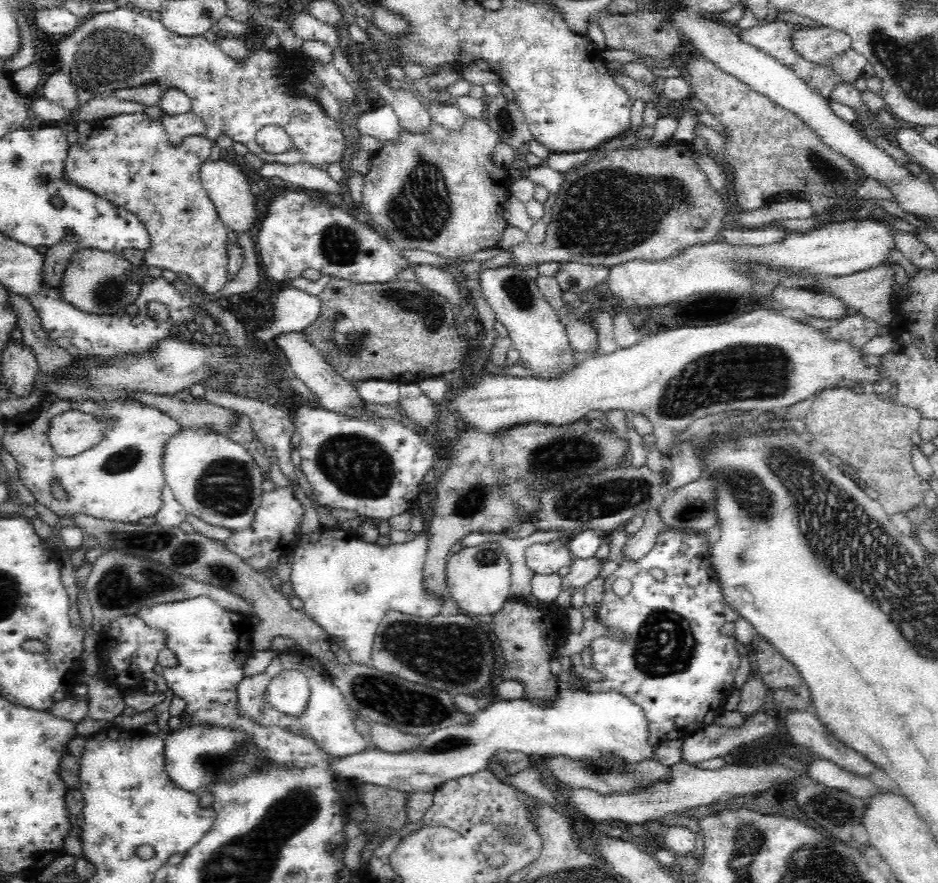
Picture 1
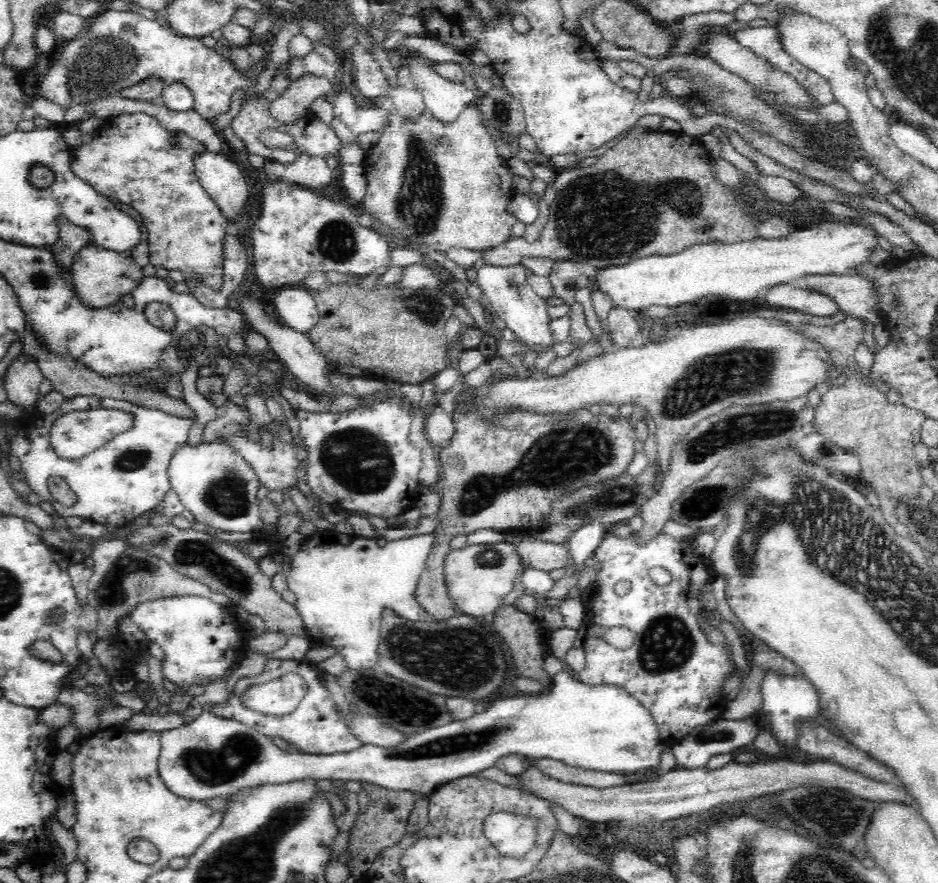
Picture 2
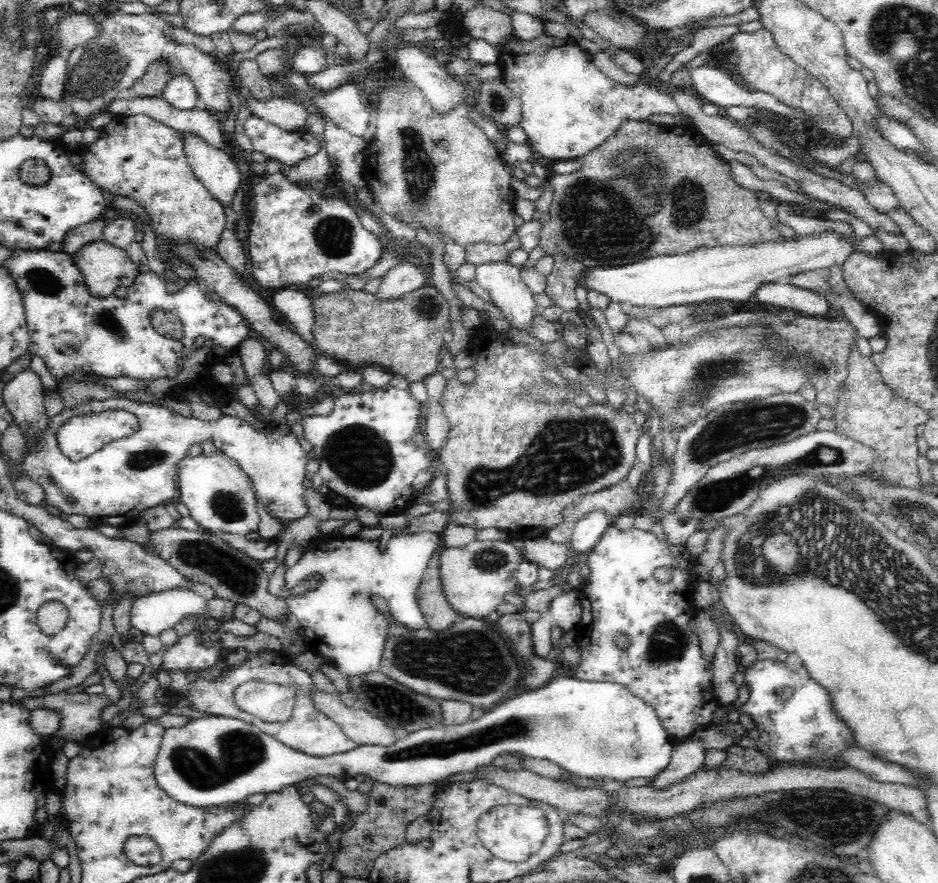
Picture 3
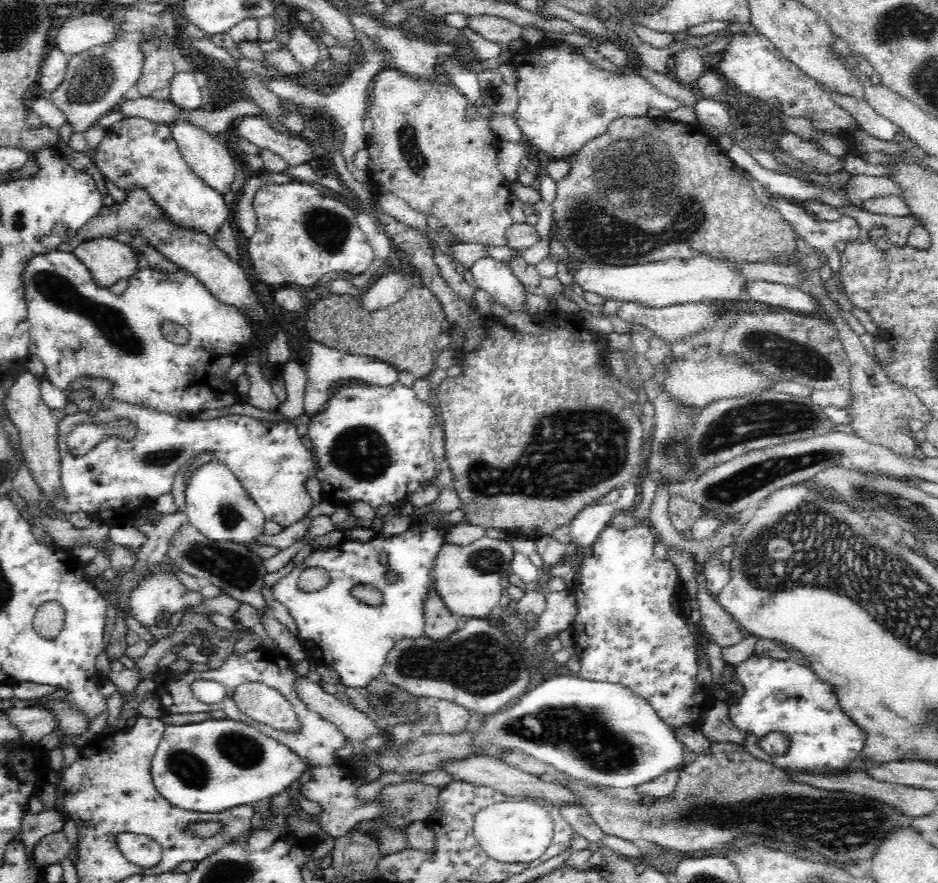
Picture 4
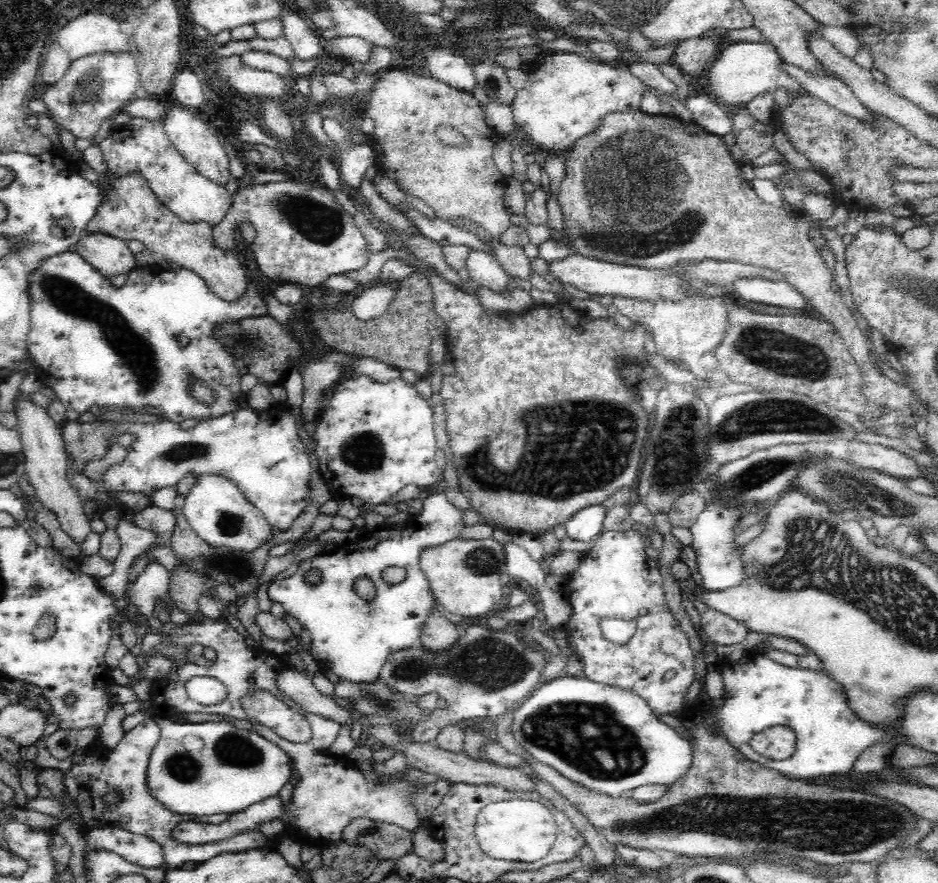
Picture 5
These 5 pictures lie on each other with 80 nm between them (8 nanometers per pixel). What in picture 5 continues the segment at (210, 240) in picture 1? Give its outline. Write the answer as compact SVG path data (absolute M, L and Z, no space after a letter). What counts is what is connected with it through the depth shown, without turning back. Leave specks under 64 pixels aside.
M134 118L128 124L120 125L118 130L114 130L99 144L103 162L111 174L122 178L126 174L139 173L147 180L147 185L158 201L184 222L206 221L213 227L230 209L232 195L224 185L218 185L209 178L202 177L194 166L184 162L184 158L169 142L162 118L156 120Z

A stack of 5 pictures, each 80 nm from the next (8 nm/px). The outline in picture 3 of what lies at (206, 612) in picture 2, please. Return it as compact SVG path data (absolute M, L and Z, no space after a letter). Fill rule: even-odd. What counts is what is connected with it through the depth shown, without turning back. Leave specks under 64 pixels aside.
M184 586L178 588L166 588L160 592L150 592L144 596L133 598L133 607L131 611L131 625L141 633L150 636L160 636L160 632L166 632L166 628L176 627L180 620L194 618L196 624L204 624L208 618L202 616L202 610L206 606L207 600L196 594L193 590L188 590ZM196 632L180 638L177 642L178 644L172 644L172 648L168 648L170 652L161 656L163 668L167 672L174 668L182 672L192 672L196 668L212 668L222 658L224 652L220 640L216 640L214 646L208 648L204 646L202 638Z

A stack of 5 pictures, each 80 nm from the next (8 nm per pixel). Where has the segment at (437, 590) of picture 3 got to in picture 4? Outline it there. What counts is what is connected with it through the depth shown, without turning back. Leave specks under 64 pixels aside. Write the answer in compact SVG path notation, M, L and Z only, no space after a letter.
M434 586L427 592L424 602L425 628L423 635L433 642L442 642L457 631L456 619L447 610L442 599L438 597Z

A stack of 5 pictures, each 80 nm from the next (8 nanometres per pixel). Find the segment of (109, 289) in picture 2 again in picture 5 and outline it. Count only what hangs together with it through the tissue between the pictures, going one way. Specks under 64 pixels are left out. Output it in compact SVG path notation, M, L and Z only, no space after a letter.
M86 233L74 250L106 278L128 274L137 268L135 256L128 249L127 241L104 233Z

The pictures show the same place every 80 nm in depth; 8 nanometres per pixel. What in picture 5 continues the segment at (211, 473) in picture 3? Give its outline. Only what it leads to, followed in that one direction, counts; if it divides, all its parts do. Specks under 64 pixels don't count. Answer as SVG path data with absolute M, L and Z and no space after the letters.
M203 475L196 480L182 507L192 530L211 547L226 547L248 554L272 540L276 532L265 516L246 500L241 490L220 475Z

